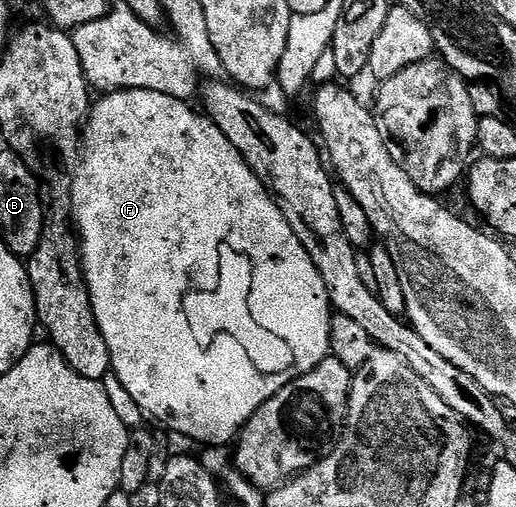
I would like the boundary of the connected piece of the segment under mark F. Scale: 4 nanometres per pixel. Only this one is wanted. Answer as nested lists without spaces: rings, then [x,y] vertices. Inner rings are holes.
[[[118,89],[115,93],[107,93],[99,96],[99,98],[99,101],[97,98],[93,102],[90,115],[86,118],[82,135],[84,152],[80,157],[78,172],[74,174],[74,223],[82,246],[82,273],[86,276],[86,286],[90,292],[92,311],[96,315],[100,335],[104,335],[104,343],[108,343],[111,370],[120,379],[120,383],[124,383],[128,395],[132,395],[132,399],[136,399],[136,403],[147,418],[155,417],[156,420],[163,421],[164,424],[162,425],[167,430],[173,431],[172,429],[175,429],[176,432],[183,433],[184,436],[191,437],[194,441],[199,441],[199,446],[229,446],[241,433],[242,428],[252,419],[255,411],[265,401],[272,399],[272,395],[276,395],[276,391],[280,391],[297,377],[308,375],[308,371],[316,368],[325,357],[331,356],[330,319],[332,306],[328,291],[324,287],[324,279],[320,279],[320,271],[316,267],[316,263],[312,263],[312,255],[308,255],[308,251],[304,251],[304,243],[300,243],[296,231],[292,231],[292,227],[288,227],[288,219],[284,219],[280,207],[274,202],[274,196],[266,190],[266,184],[254,174],[252,167],[248,167],[248,163],[242,158],[240,151],[236,151],[236,147],[232,147],[232,143],[228,143],[224,131],[220,131],[220,127],[216,127],[216,123],[212,123],[205,112],[199,111],[197,108],[194,110],[193,104],[176,99],[172,95],[160,95],[160,91]]]

